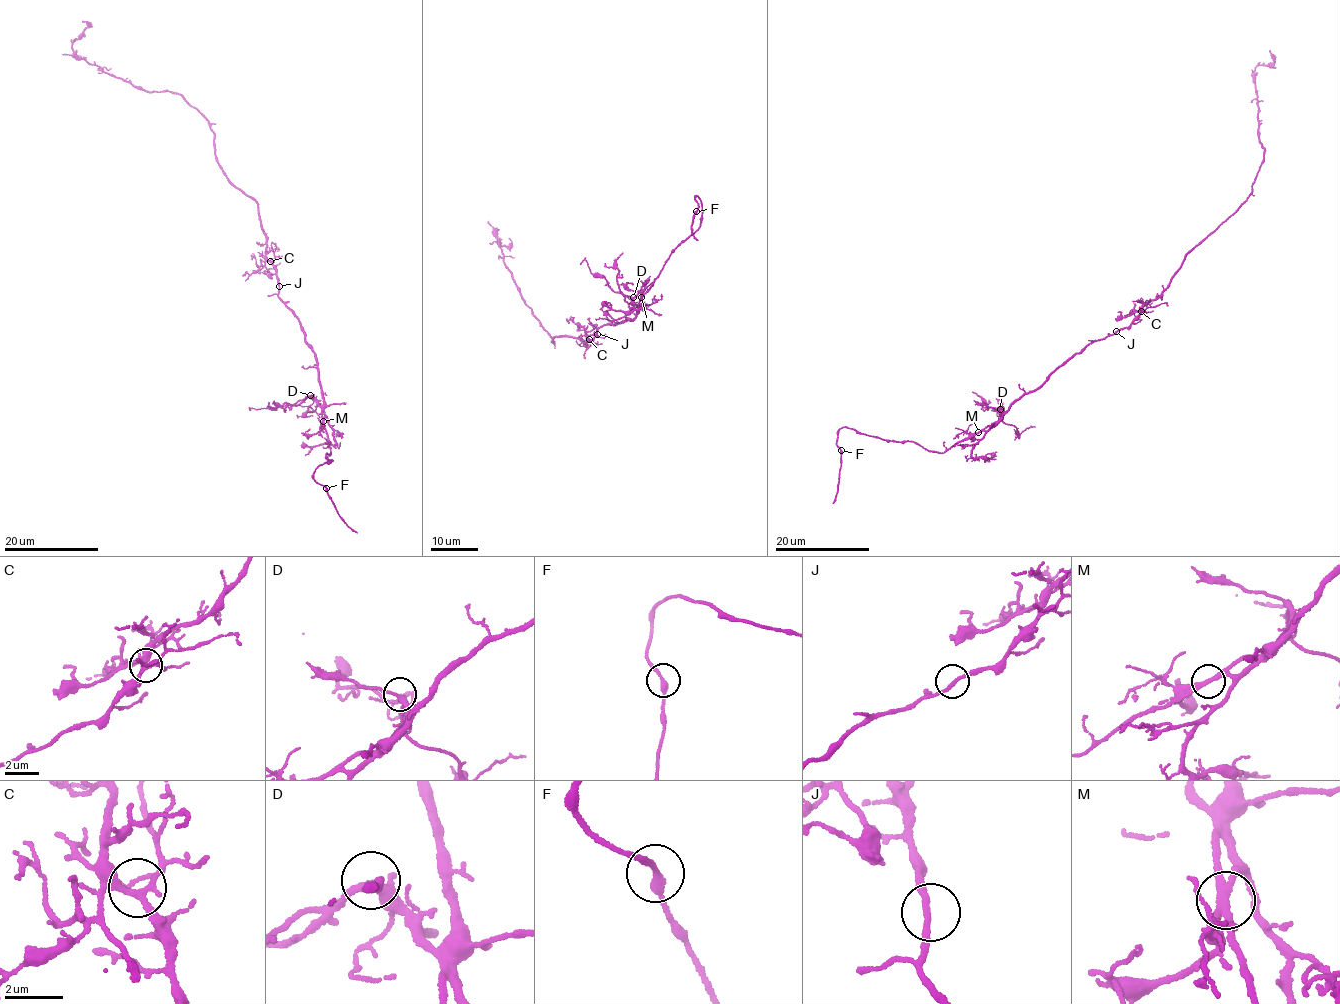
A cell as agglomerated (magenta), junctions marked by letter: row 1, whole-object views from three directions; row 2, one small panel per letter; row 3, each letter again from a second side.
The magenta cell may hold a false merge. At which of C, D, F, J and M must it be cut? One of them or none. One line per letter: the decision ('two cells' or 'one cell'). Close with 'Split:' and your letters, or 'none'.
C: one cell
D: one cell
F: one cell
J: one cell
M: one cell
Split: none

